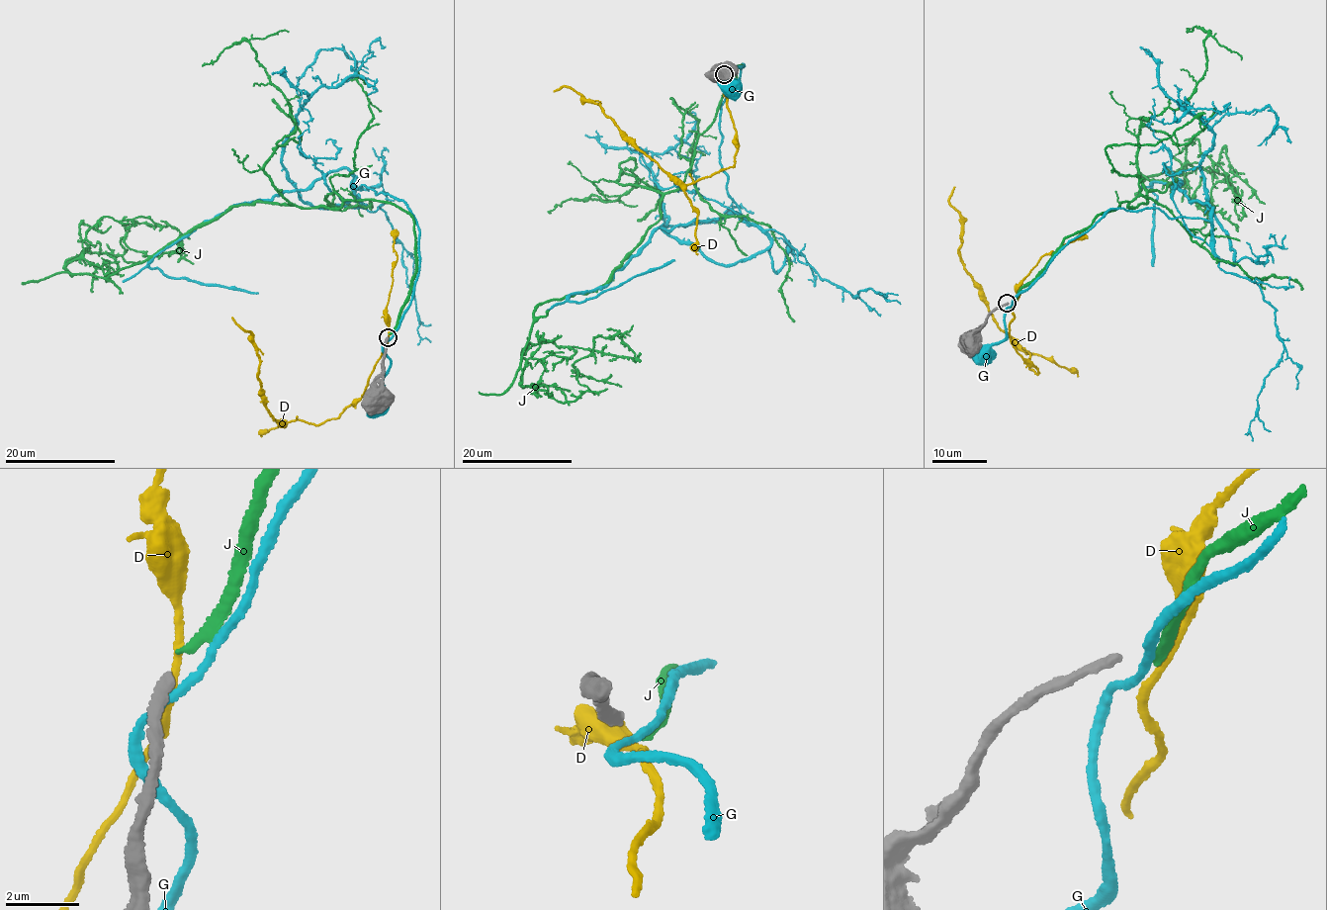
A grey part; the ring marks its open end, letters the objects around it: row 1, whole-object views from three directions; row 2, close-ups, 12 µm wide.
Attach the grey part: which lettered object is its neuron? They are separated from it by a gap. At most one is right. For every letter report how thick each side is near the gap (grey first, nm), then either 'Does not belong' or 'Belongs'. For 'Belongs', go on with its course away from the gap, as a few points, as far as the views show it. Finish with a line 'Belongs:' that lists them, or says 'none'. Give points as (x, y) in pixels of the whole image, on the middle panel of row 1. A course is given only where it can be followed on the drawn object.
D: Thickness 300 nm (grey) against 220 nm. Does not belong
G: Thickness 300 nm (grey) against 190 nm. Does not belong
J: Thickness 300 nm (grey) against 200 nm. Does not belong
Belongs: none

